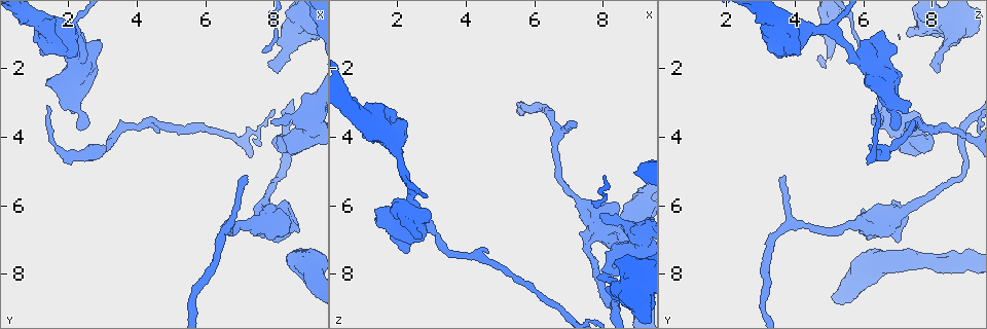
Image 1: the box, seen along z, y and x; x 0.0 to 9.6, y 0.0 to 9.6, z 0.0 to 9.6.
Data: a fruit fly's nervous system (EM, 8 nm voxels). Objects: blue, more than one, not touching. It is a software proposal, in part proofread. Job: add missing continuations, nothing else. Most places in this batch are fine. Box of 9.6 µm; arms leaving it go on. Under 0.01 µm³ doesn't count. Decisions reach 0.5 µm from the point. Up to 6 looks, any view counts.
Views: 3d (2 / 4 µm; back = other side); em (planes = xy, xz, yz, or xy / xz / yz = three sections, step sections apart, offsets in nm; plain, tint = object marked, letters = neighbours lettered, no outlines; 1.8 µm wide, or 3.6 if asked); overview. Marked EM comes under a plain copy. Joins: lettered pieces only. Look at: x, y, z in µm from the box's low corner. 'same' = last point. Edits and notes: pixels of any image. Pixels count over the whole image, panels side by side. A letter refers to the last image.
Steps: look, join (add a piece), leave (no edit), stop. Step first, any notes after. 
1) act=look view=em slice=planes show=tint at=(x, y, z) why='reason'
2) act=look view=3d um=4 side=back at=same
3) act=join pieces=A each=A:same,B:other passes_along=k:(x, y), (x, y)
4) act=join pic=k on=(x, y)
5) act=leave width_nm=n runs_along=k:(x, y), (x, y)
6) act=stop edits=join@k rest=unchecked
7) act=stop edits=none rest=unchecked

act=look view=em slice=planes show=letters at=(7.95, 3.60, 6.20) why='branch stops here'

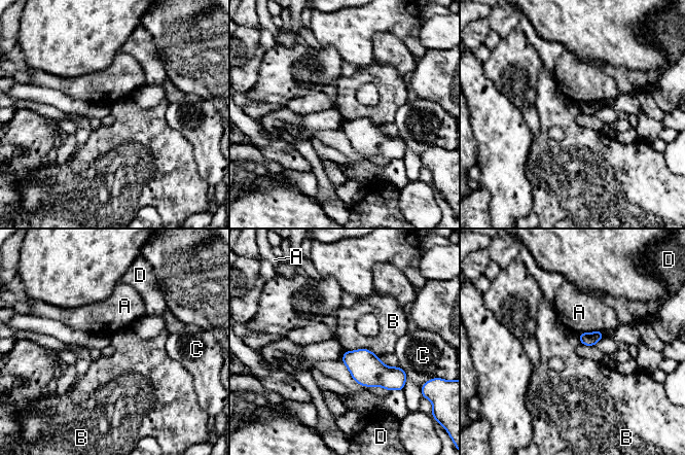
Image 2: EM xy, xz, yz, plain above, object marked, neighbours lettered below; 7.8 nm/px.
act=leave each=A:other,B:other,C:other,D:other border=2:(347, 350), (369, 349), (379, 357) found='no lettered piece goes on from it'

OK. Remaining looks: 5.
act=look view=3d um=2 at=(7.80, 1.95, 8.15) why='free end'

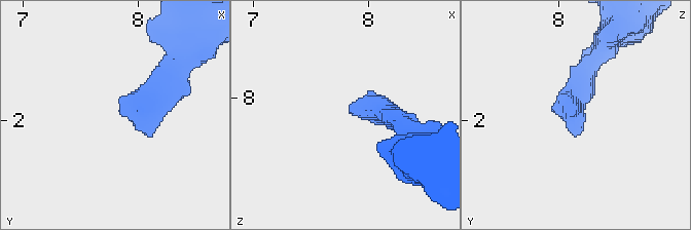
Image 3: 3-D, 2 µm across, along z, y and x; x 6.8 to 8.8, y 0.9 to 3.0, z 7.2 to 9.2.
act=look view=em slice=planes show=letters at=(7.86, 1.94, 8.12) why='need the tissue'

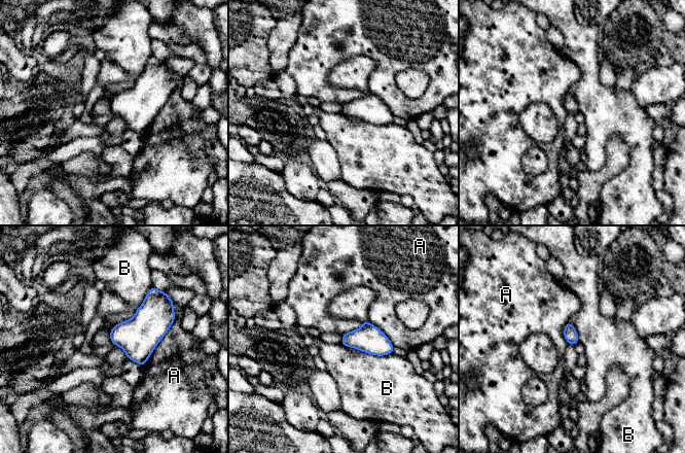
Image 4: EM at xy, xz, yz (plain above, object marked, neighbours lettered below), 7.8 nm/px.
act=leave each=A:other,B:other border=4:(151, 286), (135, 314), (109, 333) found='none of them fits'

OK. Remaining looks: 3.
act=look view=em um=3.6 slice=yz step=4 show=letters at=(8.20, 7.05, 7.05) why='branch stops here'

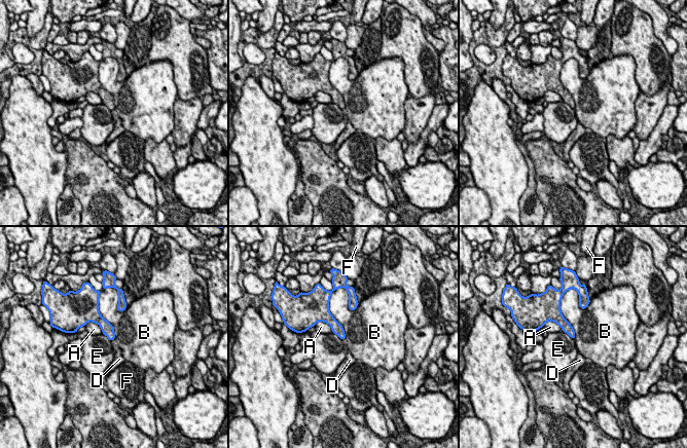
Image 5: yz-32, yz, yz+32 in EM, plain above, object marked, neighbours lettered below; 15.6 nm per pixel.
act=look view=em um=3.6 slice=planes show=letters at=same

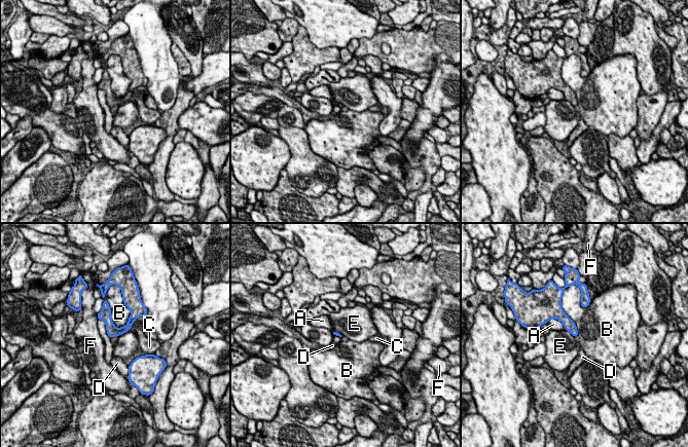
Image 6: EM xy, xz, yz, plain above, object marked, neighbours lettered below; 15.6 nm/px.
act=leave each=A:other,B:other,C:other,D:other,E:other,F:other runs_along=6:(134, 315), (122, 330), (100, 317) found='no lettered piece goes on from it'

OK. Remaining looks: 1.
act=stop edits=none rest=unchecked

